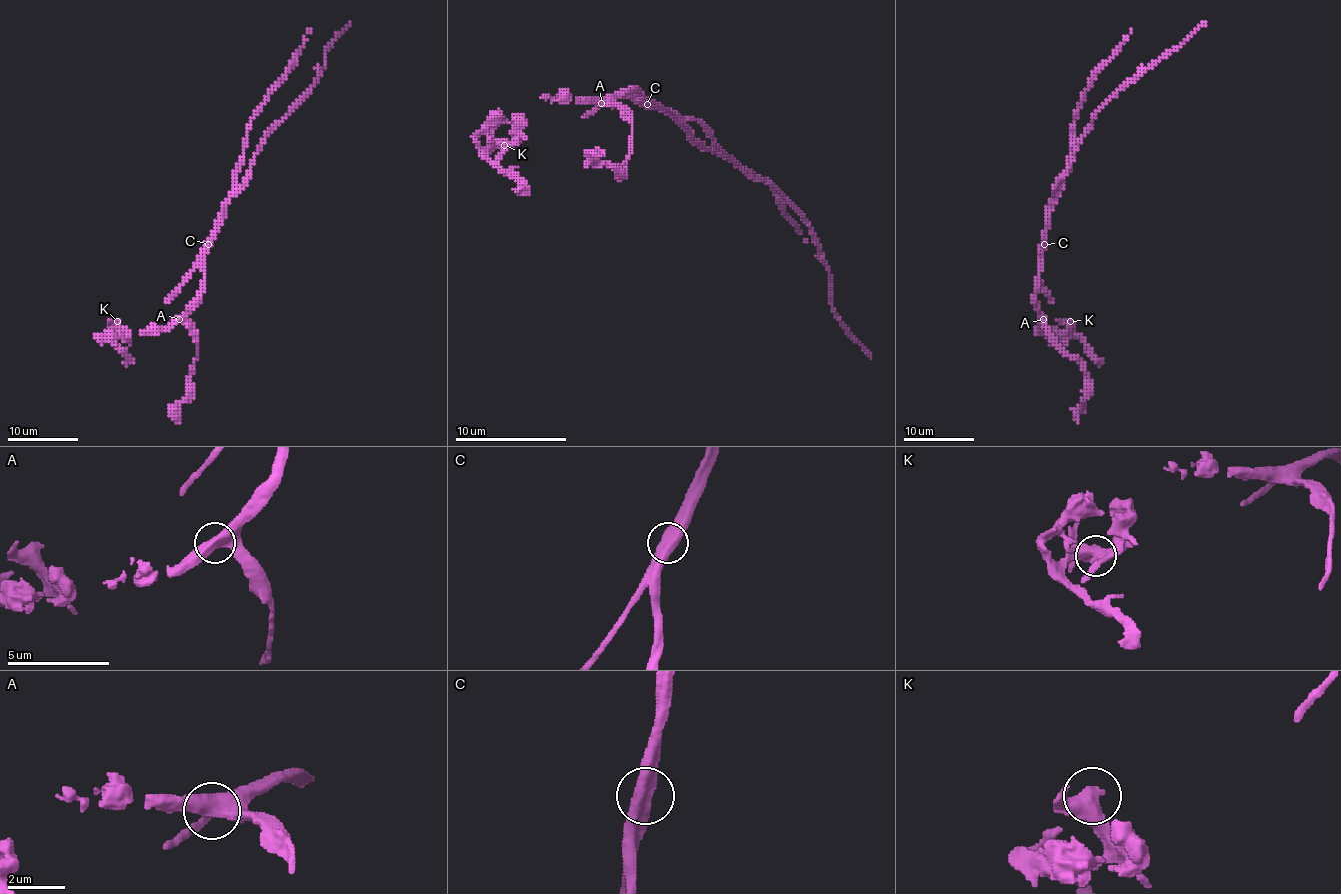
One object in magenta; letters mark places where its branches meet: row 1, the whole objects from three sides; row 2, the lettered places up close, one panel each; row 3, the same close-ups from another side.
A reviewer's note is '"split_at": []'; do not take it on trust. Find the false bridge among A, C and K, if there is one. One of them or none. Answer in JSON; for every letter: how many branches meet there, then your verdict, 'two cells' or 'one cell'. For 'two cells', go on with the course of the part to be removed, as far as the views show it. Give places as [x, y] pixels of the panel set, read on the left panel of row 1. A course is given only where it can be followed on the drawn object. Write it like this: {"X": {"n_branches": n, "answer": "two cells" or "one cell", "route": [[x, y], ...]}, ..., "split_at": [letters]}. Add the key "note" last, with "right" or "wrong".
{"A": {"n_branches": 2, "answer": "one cell"}, "C": {"n_branches": 2, "answer": "two cells", "route": [[207, 245], [225, 202], [243, 184], [264, 136], [310, 90], [324, 67], [326, 50], [351, 23]]}, "K": {"n_branches": 2, "answer": "one cell"}, "split_at": ["C"], "note": "wrong"}

